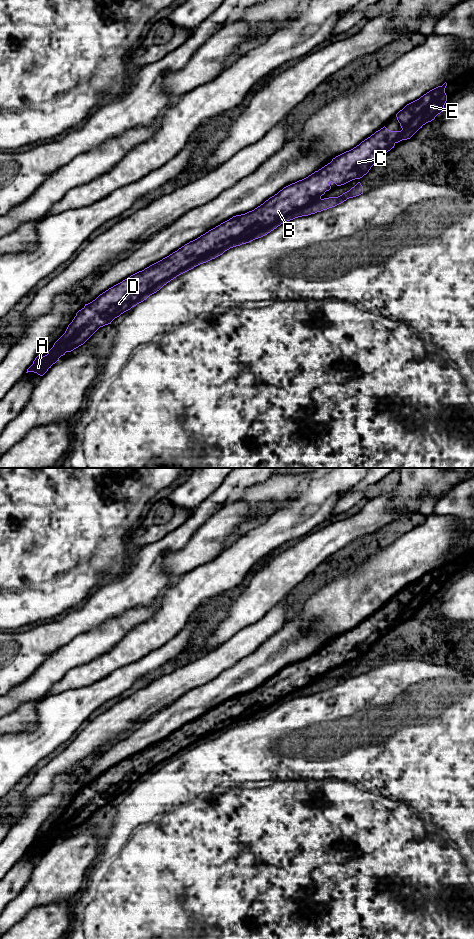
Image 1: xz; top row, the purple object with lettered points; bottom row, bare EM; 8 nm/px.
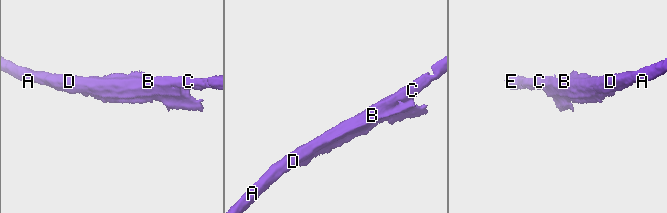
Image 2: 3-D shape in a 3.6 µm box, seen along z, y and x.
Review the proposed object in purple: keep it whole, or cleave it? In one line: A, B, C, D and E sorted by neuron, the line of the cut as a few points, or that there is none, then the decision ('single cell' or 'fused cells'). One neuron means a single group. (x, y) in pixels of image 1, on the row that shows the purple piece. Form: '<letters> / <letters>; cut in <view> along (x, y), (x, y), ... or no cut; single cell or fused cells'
A B C D E; no cut; single cell

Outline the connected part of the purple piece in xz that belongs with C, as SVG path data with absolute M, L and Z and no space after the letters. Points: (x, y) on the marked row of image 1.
M445 82L442 86L430 90L419 99L407 104L400 110L396 114L396 117L402 128L401 131L391 131L384 126L353 149L333 158L330 163L318 171L284 187L254 210L245 214L233 216L197 239L185 244L169 256L109 288L92 302L85 304L85 306L76 313L76 316L68 325L65 333L54 343L53 347L48 351L48 354L43 357L38 355L33 361L33 364L27 369L26 373L34 372L43 376L66 352L71 352L83 345L100 327L111 324L115 318L146 300L150 295L159 291L164 285L177 276L200 264L215 259L230 248L263 237L287 221L327 210L343 203L349 198L363 194L363 186L358 182L349 191L338 197L321 198L326 191L331 189L331 182L335 183L337 186L341 186L352 180L362 178L369 172L371 167L381 156L394 148L396 143L410 139L423 125L431 122L438 114L443 112L444 105L447 101L447 95L445 93L446 86L447 83Z

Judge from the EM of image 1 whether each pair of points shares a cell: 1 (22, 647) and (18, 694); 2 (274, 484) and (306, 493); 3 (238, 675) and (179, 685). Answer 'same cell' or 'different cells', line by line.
1: different cells
2: different cells
3: different cells

